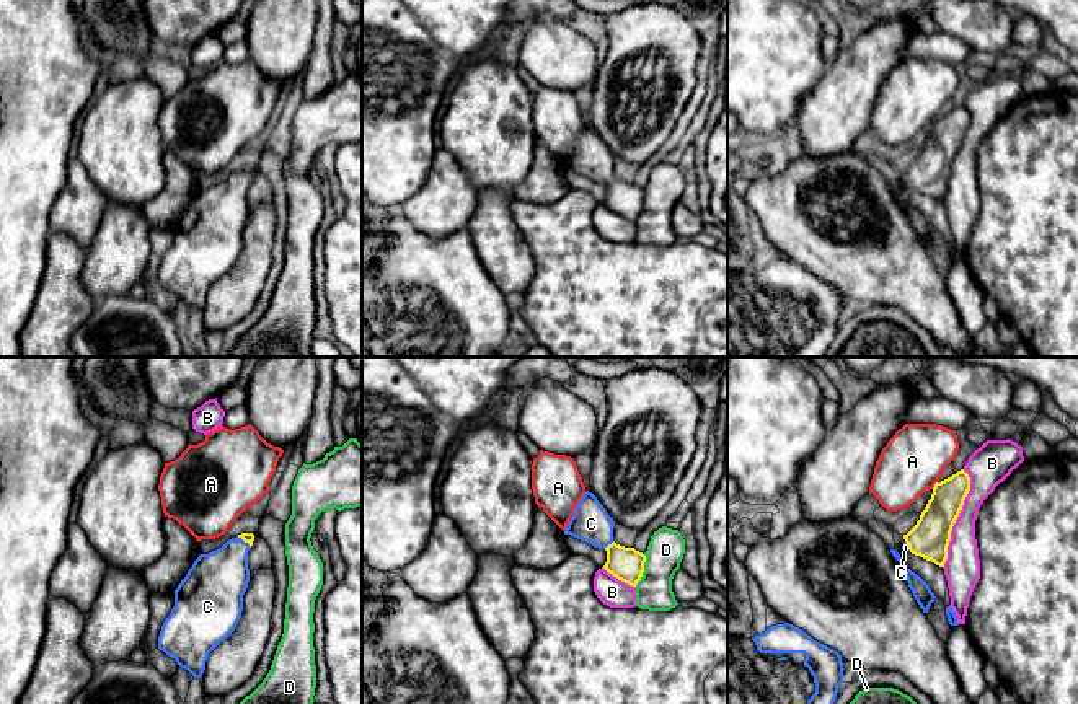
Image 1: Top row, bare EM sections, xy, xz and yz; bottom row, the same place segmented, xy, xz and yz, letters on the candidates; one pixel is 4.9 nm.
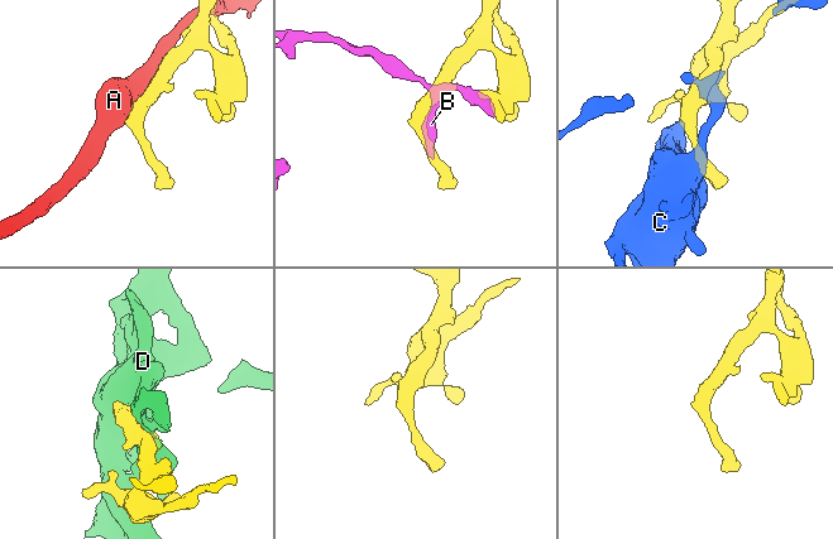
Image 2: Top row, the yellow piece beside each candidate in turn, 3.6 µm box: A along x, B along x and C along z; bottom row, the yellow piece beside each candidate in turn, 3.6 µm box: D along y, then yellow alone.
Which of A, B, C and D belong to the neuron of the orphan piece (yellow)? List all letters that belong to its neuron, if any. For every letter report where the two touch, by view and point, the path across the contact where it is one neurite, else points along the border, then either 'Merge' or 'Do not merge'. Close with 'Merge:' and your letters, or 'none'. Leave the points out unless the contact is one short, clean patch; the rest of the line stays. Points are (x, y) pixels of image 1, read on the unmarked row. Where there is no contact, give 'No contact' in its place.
A: Touches yellow at yz (935, 119). Do not merge
B: Touches yellow at yz (956, 154). Do not merge
C: Touches yellow at xz (609, 180). Path across: xz (627, 199), (609, 180), (591, 158). Merge
D: Touches yellow at xz (643, 206). Do not merge
Merge: C

